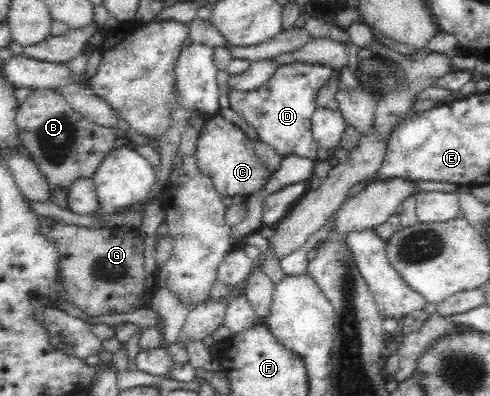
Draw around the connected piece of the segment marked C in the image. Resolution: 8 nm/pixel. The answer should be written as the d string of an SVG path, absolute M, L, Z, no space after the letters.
M218 114L205 120L199 131L196 148L196 167L200 173L207 175L216 191L222 196L249 196L260 191L270 178L270 171L254 153L254 141L236 125Z

